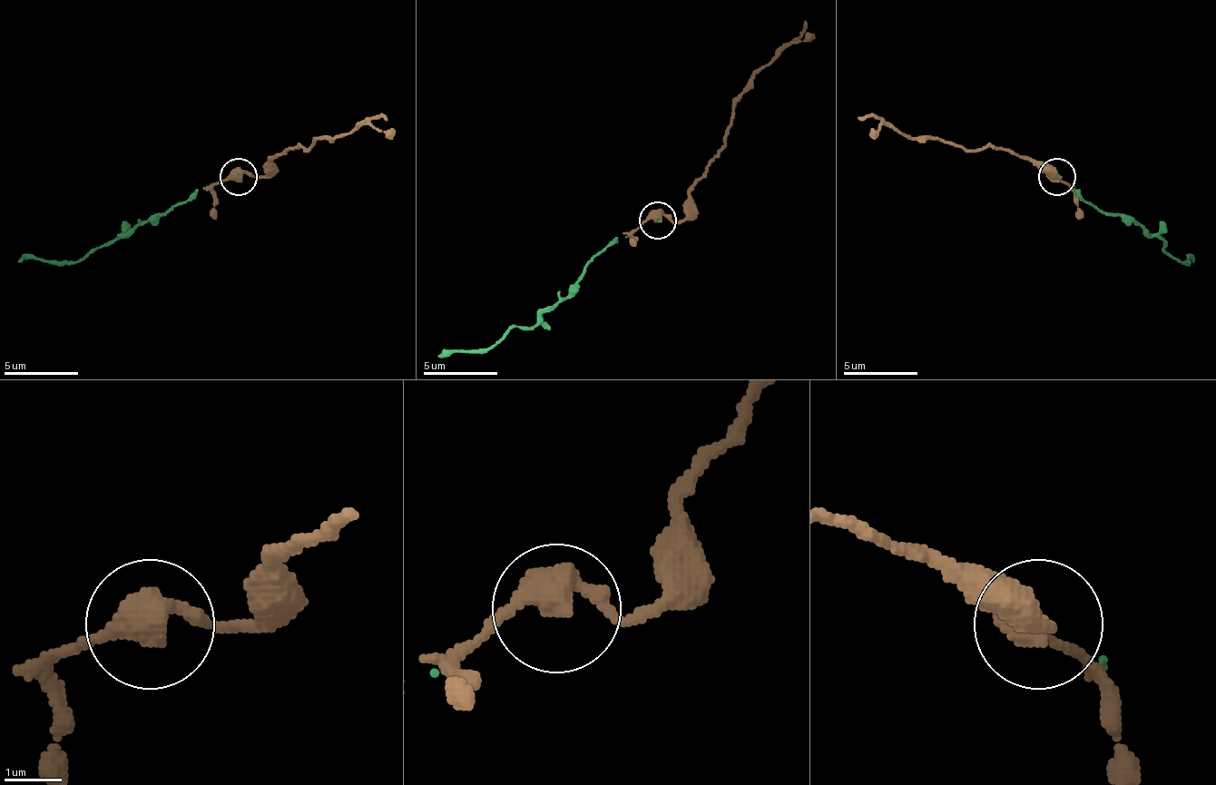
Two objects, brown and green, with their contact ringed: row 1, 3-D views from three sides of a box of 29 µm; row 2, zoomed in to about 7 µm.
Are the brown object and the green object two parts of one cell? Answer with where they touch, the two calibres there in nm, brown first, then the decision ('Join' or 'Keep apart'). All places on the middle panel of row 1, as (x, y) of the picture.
Place: (658, 220). Thickness 460 nm (brown) against 40 nm. Keep apart

